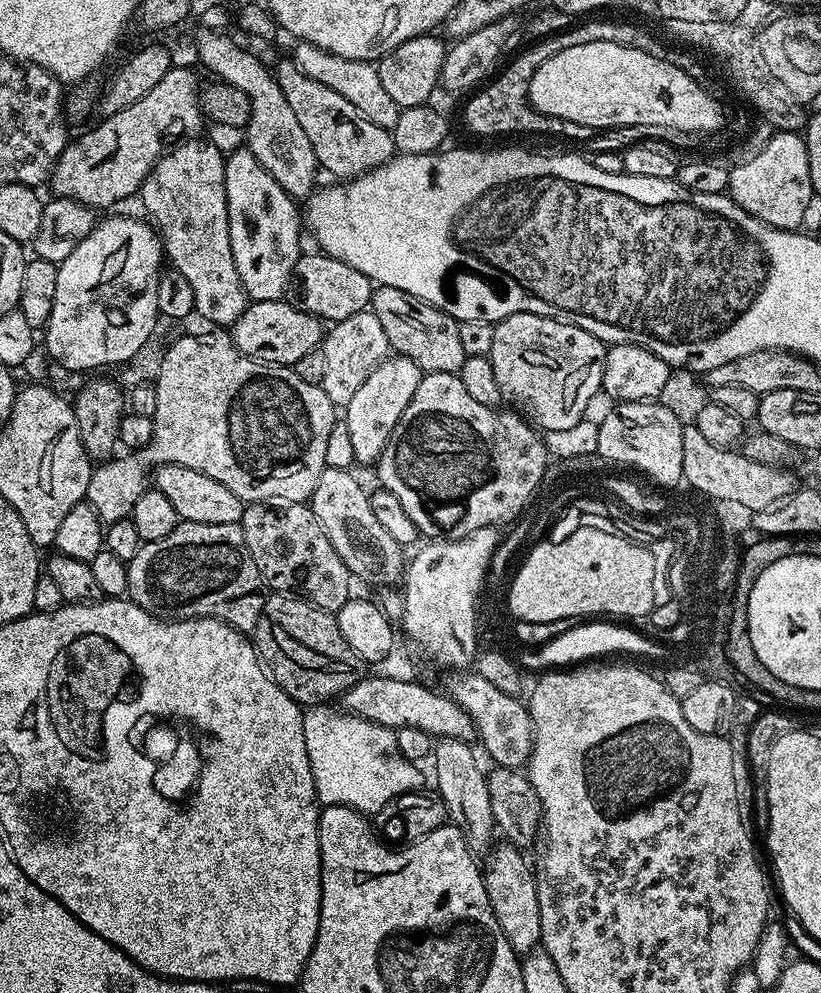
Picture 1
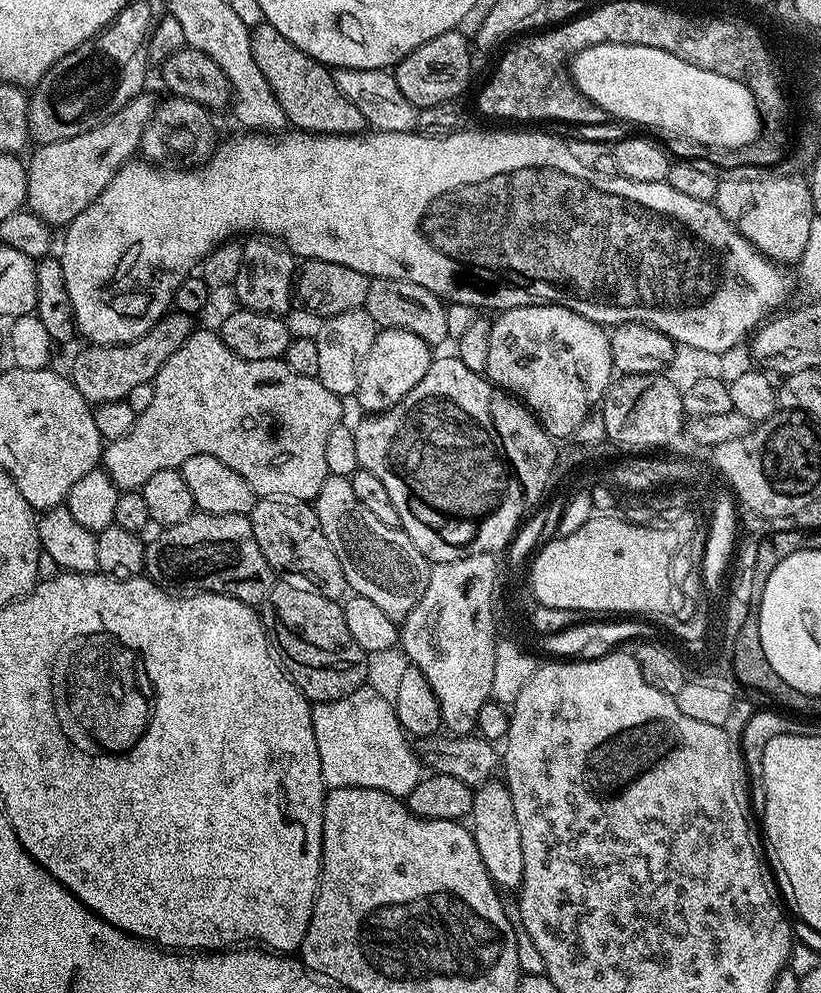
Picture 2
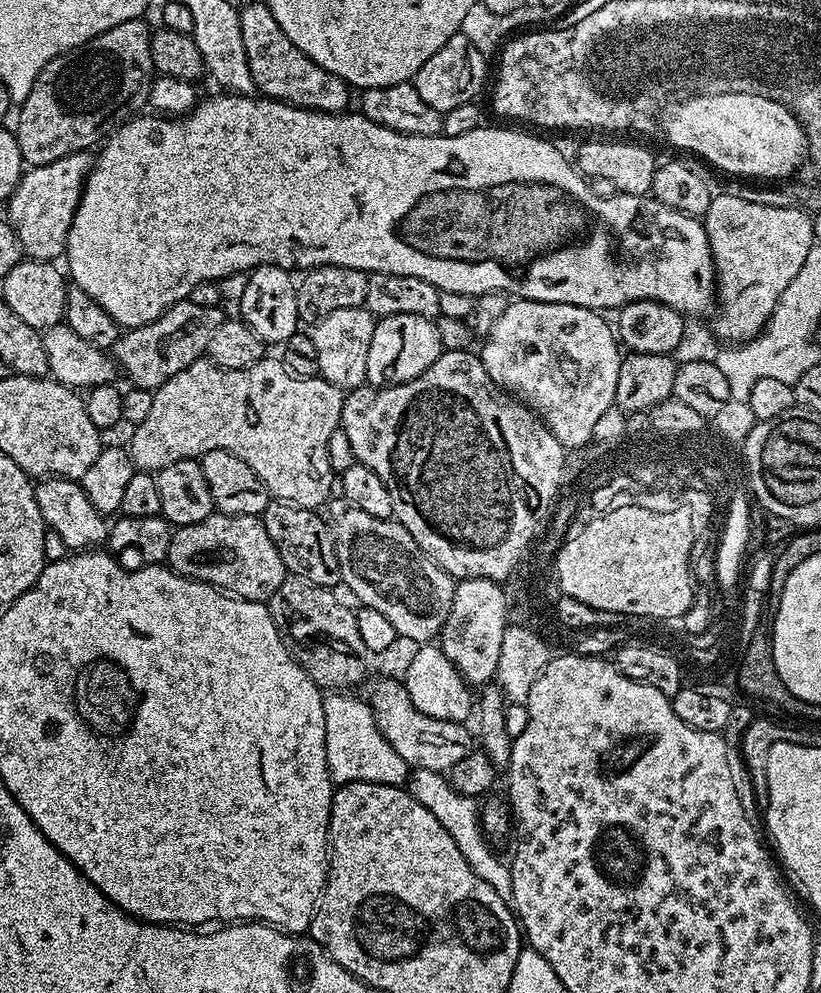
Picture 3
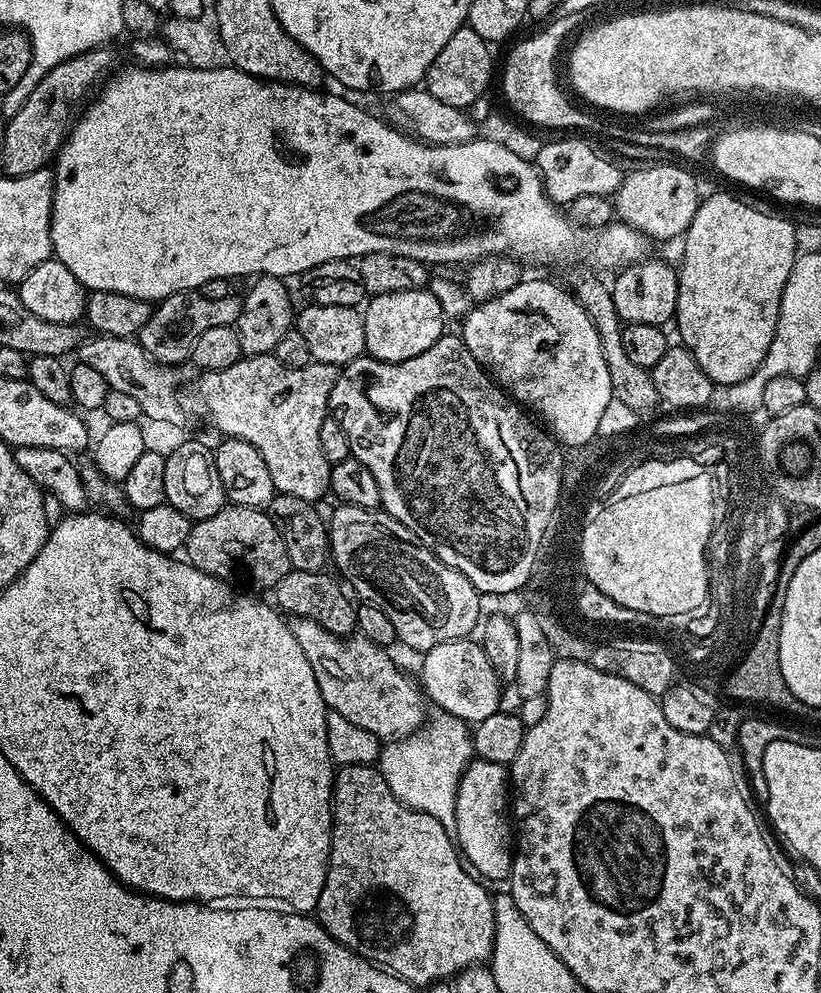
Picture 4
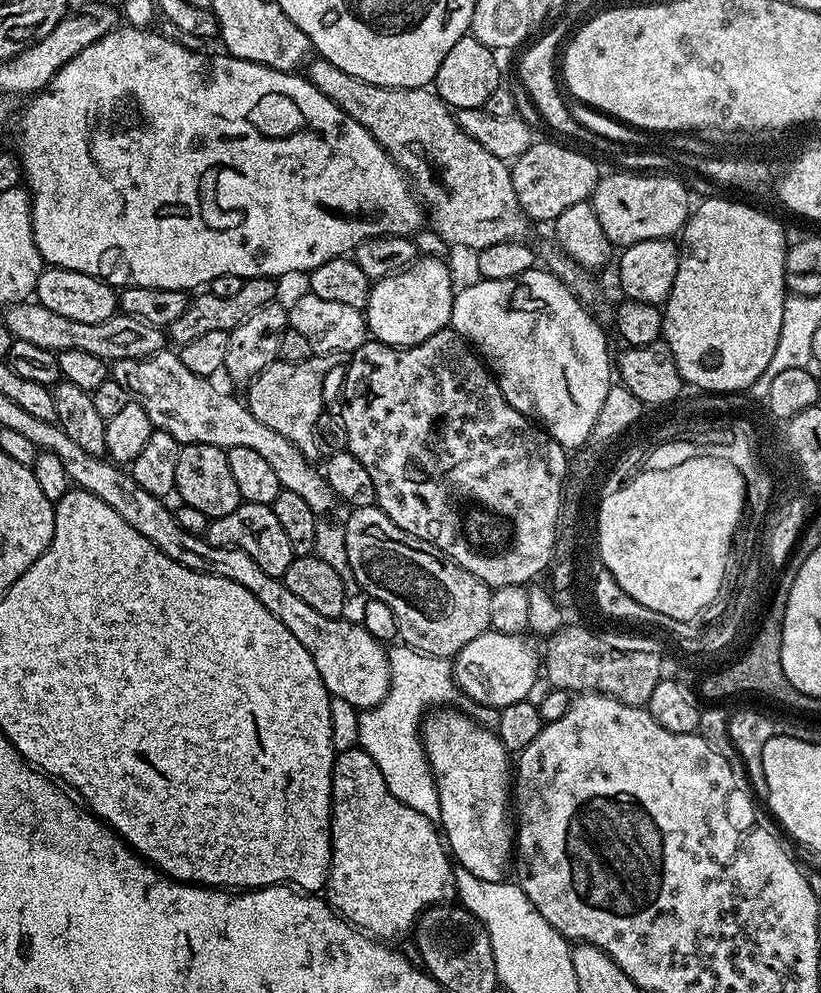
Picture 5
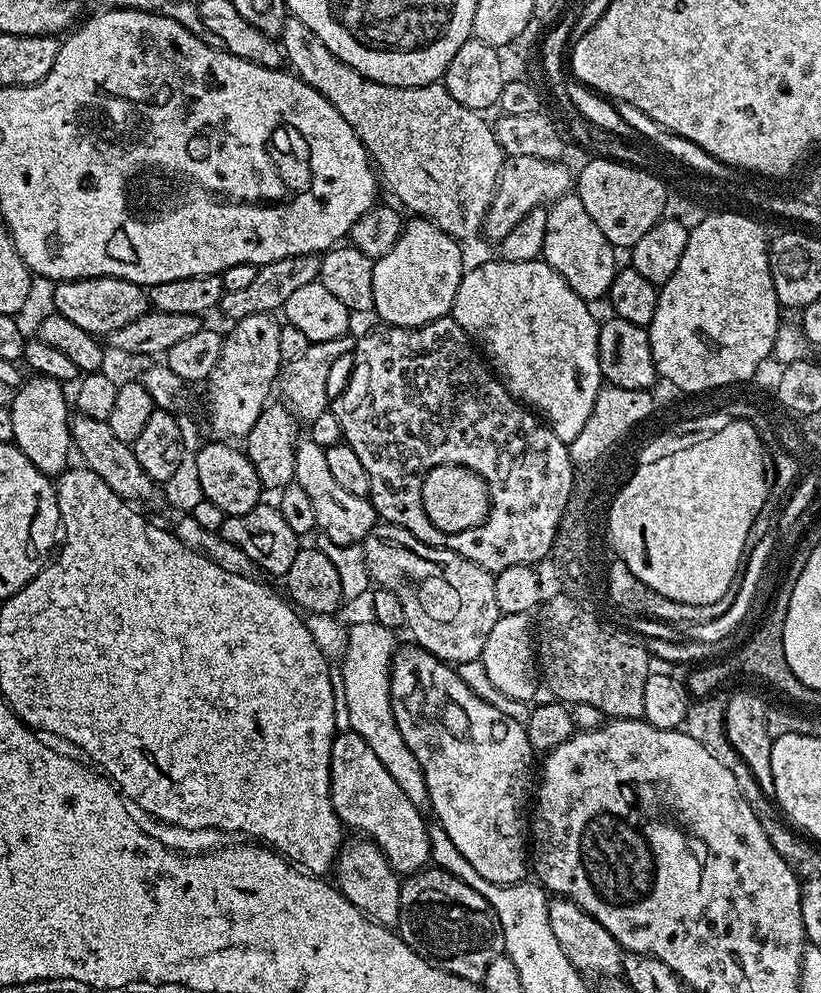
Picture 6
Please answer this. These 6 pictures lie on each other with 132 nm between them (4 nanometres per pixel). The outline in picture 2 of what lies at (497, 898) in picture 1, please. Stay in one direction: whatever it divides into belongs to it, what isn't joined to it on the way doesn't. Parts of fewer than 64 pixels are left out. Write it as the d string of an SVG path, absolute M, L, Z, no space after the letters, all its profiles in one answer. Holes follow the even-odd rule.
M489 782L475 789L472 797L472 811L470 813L470 831L474 842L478 846L478 854L493 884L497 889L504 888L519 889L522 882L522 833L518 831L518 817L514 814L514 798L510 794L507 783Z

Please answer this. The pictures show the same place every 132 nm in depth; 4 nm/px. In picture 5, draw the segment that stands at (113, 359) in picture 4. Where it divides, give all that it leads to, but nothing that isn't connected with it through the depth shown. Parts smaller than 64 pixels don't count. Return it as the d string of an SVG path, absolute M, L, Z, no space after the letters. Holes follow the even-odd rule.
M165 348L144 359L116 360L111 365L110 374L129 392L135 403L150 414L153 429L170 433L182 446L209 444L225 450L246 446L255 450L259 456L266 458L266 462L270 462L270 470L274 470L283 491L300 495L310 505L310 510L317 514L331 513L328 511L334 505L334 497L324 481L323 471L317 465L315 468L313 461L304 456L290 438L282 438L278 430L270 430L270 426L258 422L243 399L235 400L219 392L211 379L195 376L186 370L179 353Z

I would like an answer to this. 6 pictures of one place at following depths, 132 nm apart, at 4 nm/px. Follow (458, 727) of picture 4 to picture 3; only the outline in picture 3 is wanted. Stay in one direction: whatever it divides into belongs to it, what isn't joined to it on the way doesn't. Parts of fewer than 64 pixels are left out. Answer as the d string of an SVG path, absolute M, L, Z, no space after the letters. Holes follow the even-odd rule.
M417 768L409 775L406 781L406 791L415 800L422 802L422 806L426 806L426 810L430 810L430 814L434 814L434 818L438 818L438 822L442 822L442 826L446 826L450 838L454 838L454 846L458 846L458 850L462 850L462 858L466 858L466 862L470 862L470 870L474 870L474 874L478 874L478 878L482 878L482 882L487 882L494 889L494 894L498 894L498 898L502 898L502 902L511 905L512 870L505 861L503 864L492 853L490 848L492 846L486 841L484 829L480 826L481 811L478 809L477 801L471 796L455 792L448 783L445 773L425 768Z

